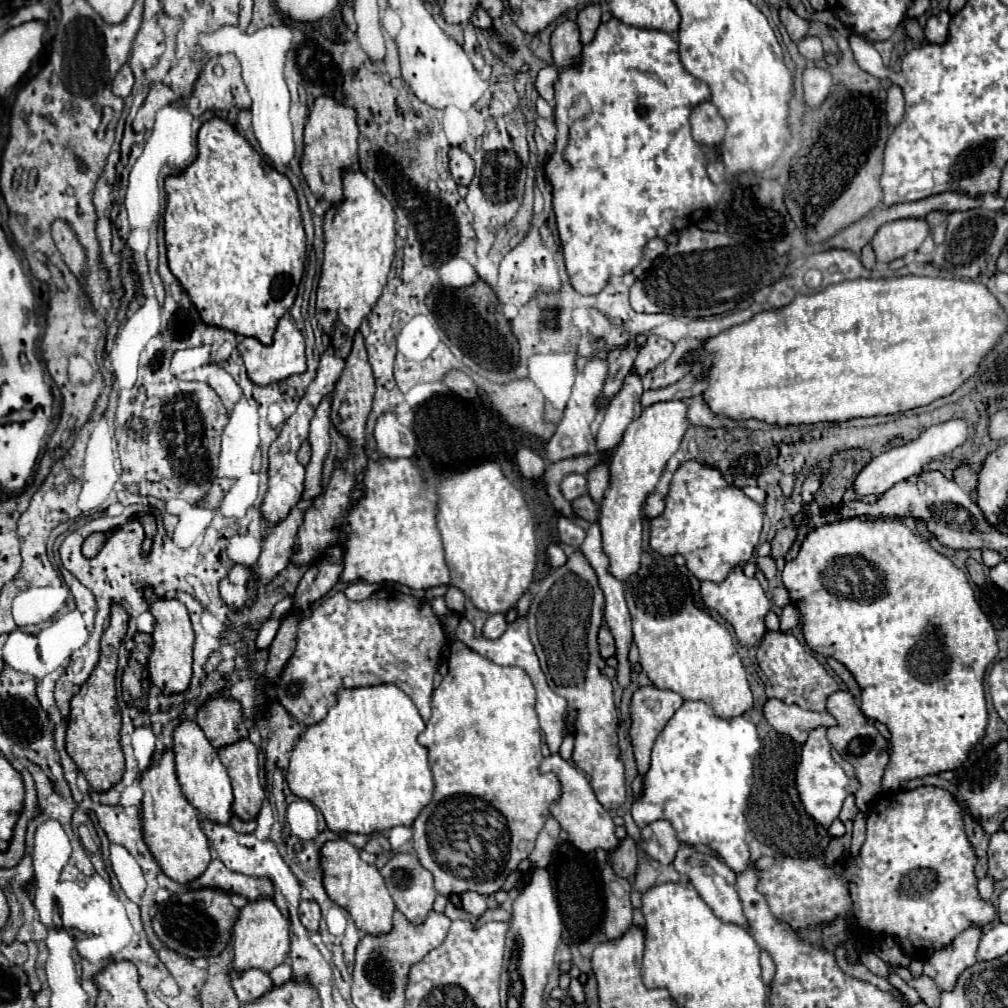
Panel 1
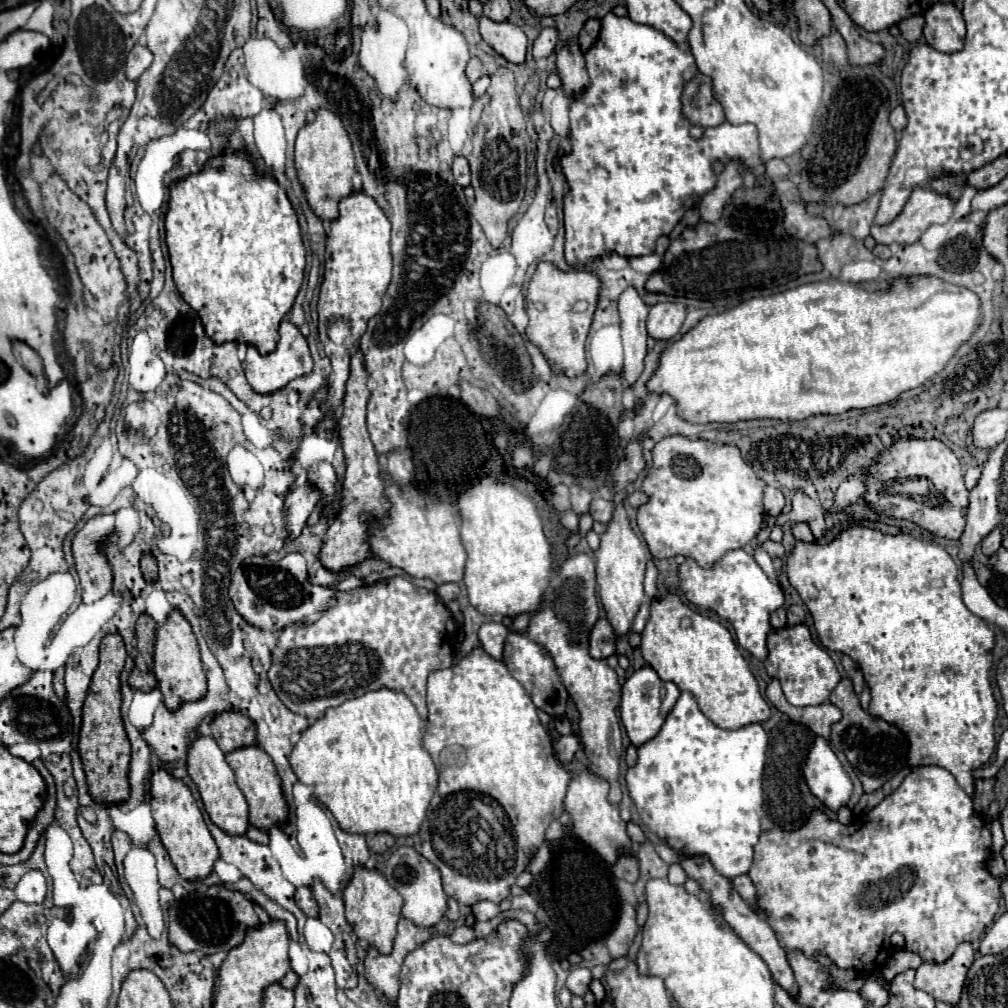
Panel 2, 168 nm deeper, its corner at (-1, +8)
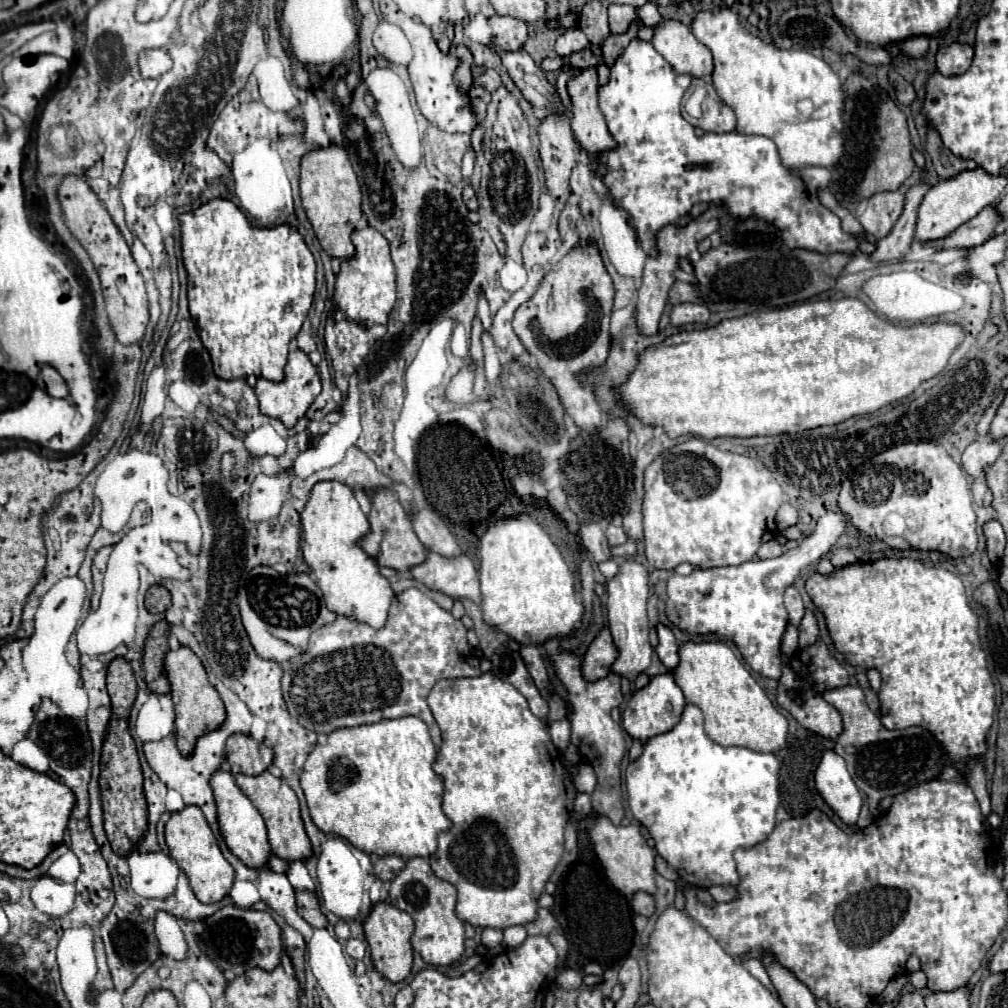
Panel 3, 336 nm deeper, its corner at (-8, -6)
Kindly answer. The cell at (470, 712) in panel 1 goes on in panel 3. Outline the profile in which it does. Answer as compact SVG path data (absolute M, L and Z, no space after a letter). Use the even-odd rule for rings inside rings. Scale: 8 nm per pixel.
M485 672L477 678L447 678L447 680L439 680L429 698L427 698L427 704L441 728L441 734L443 734L443 744L439 748L439 756L433 764L433 770L435 774L439 774L439 778L443 780L443 804L441 804L441 810L445 812L445 816L453 822L451 830L439 834L439 848L433 856L429 856L429 862L431 862L431 868L433 872L451 882L455 888L457 888L457 908L455 908L455 914L463 920L463 922L469 922L471 926L479 926L479 928L509 928L509 926L515 926L515 924L529 924L537 918L537 900L539 896L545 892L545 884L549 882L549 876L553 874L555 866L559 864L561 856L563 856L563 832L565 832L565 824L567 820L571 818L571 812L573 812L573 800L577 796L577 790L573 786L573 780L569 776L567 770L563 770L563 764L561 764L561 758L559 758L559 752L557 748L553 746L551 742L551 736L547 732L547 726L531 714L529 706L527 706L527 700L515 690L515 686L511 686L509 682L503 682L501 678L493 676L491 672Z

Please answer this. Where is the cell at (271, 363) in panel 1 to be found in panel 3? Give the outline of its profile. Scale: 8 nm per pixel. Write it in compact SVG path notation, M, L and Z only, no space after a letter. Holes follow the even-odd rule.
M295 350L295 352L289 352L289 362L285 366L285 380L269 382L269 380L259 378L257 386L255 386L255 394L259 398L263 414L281 420L287 428L293 428L297 424L297 420L305 416L305 412L309 410L313 400L321 394L321 380L319 380L317 368L309 360L309 356L301 350Z

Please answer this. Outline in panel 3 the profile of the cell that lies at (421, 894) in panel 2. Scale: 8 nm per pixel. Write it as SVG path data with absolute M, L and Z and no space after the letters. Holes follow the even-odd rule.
M411 858L391 882L389 904L407 912L415 920L415 934L411 944L427 964L451 966L465 954L465 928L463 922L455 916L455 898L455 886L437 878L427 858Z

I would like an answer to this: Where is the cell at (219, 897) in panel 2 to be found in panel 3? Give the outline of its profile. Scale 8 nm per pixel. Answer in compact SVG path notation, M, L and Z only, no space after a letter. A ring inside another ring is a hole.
M223 906L217 914L205 920L205 932L199 936L201 948L221 968L241 976L249 968L263 968L271 972L281 964L283 938L281 926L271 918L269 912L243 910L237 906Z

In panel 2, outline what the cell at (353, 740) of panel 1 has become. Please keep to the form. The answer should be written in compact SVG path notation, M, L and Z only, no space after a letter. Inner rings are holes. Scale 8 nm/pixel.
M380 688L346 700L336 708L328 708L322 718L302 732L288 760L296 778L314 790L314 796L334 814L344 832L388 832L392 836L412 836L418 832L438 784L436 766L430 754L422 748L424 726L424 720L404 692Z

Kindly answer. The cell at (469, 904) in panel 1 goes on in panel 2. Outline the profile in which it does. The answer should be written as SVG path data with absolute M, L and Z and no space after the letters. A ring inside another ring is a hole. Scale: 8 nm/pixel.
M480 900L472 906L472 912L474 912L476 920L490 920L500 912L500 908L498 908L498 904L494 904L490 900Z

